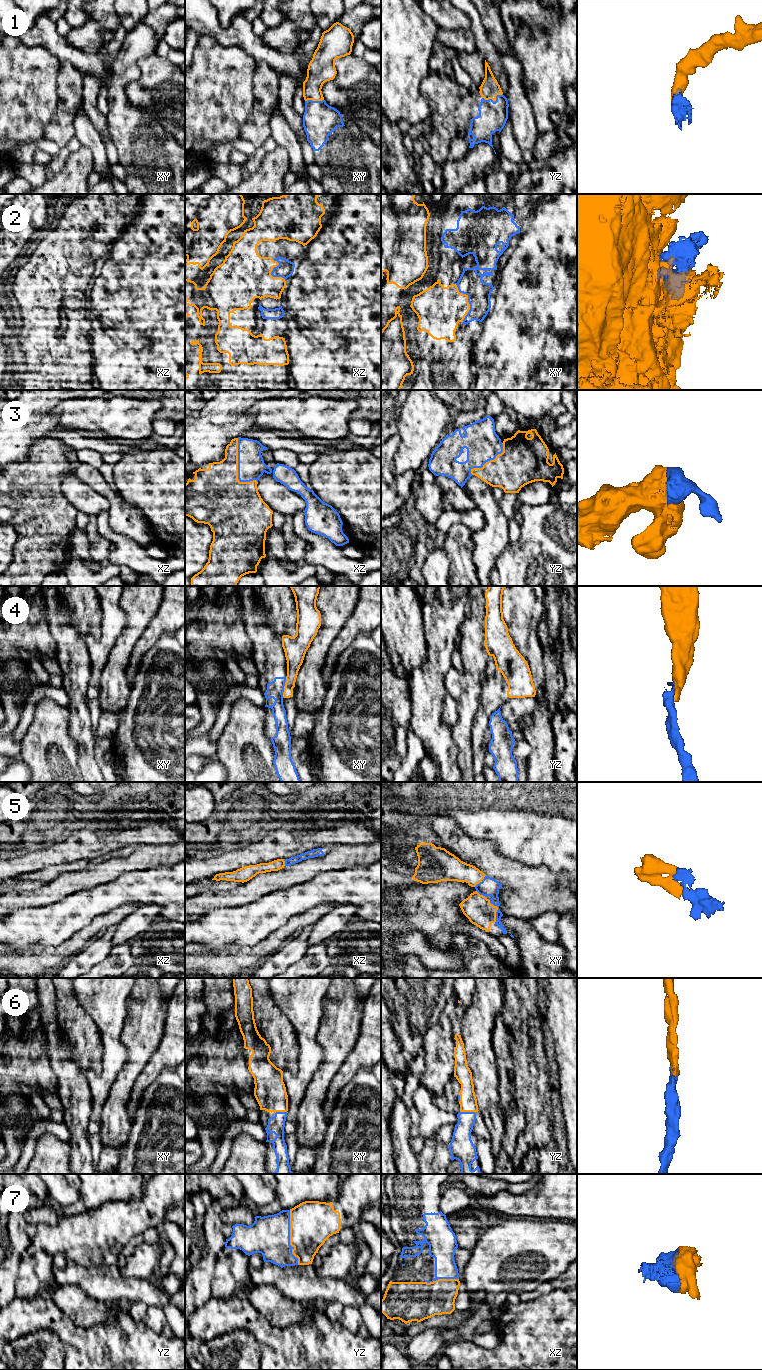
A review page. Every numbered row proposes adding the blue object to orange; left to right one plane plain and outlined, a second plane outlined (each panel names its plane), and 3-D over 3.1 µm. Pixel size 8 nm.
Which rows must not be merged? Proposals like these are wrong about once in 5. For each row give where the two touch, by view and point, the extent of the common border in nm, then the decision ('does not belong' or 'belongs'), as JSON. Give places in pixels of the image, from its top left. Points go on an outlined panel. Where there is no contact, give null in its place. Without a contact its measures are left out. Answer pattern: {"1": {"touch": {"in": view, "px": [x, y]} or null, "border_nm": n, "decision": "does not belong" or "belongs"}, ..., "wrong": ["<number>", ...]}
{"1": {"touch": {"in": "yz", "px": [493, 100]}, "border_nm": 170, "decision": "belongs"}, "2": {"touch": {"in": "xy", "px": [467, 300]}, "border_nm": 320, "decision": "does not belong"}, "3": {"touch": {"in": "xz", "px": [237, 468]}, "border_nm": 400, "decision": "belongs"}, "4": {"touch": {"in": "xy", "px": [284, 687]}, "border_nm": 170, "decision": "does not belong"}, "5": {"touch": {"in": "xy", "px": [497, 909]}, "border_nm": 200, "decision": "belongs"}, "6": {"touch": {"in": "yz", "px": [468, 1111]}, "border_nm": 130, "decision": "belongs"}, "7": {"touch": {"in": "yz", "px": [290, 1237]}, "border_nm": 440, "decision": "belongs"}, "wrong": ["2", "4"]}

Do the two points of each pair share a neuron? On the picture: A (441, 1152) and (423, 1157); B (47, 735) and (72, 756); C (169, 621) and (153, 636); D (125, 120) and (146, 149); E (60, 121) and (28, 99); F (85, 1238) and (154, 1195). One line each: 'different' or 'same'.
A: different
B: same
C: same
D: same
E: different
F: same

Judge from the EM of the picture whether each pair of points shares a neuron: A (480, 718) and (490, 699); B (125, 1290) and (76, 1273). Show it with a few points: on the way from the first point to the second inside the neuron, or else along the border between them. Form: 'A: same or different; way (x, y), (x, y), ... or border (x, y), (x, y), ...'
A: same; way (483, 713), (488, 704)
B: same; way (113, 1287), (88, 1279)

